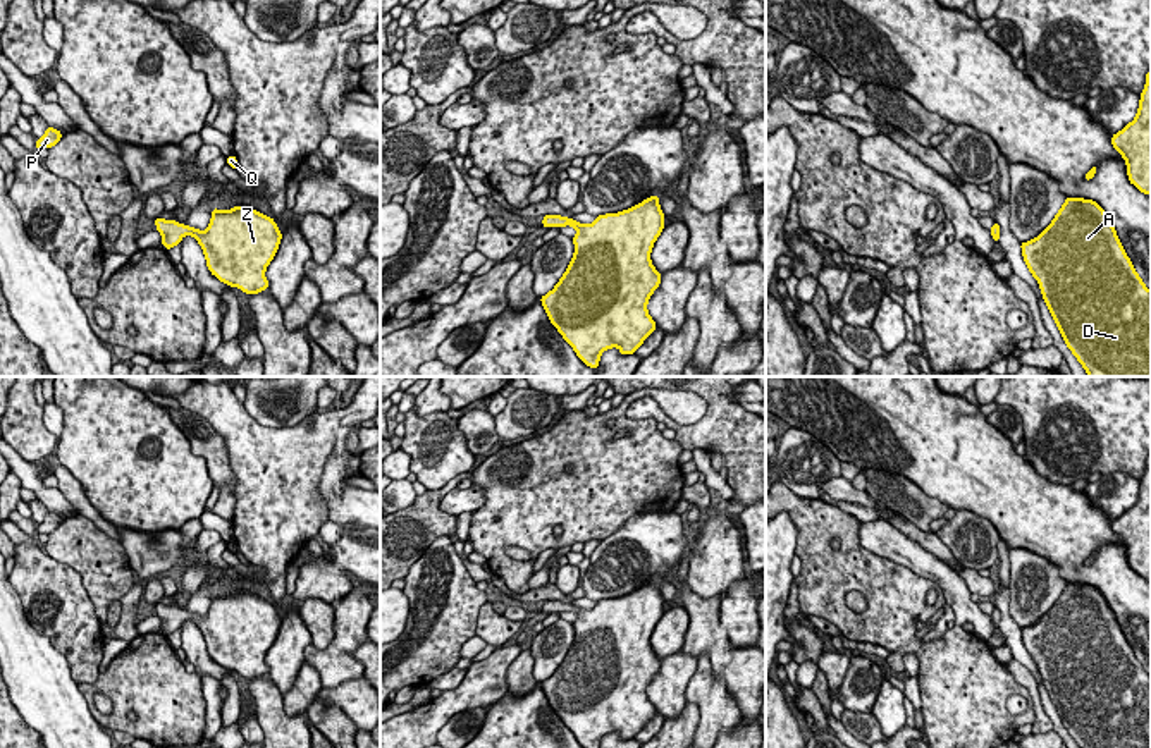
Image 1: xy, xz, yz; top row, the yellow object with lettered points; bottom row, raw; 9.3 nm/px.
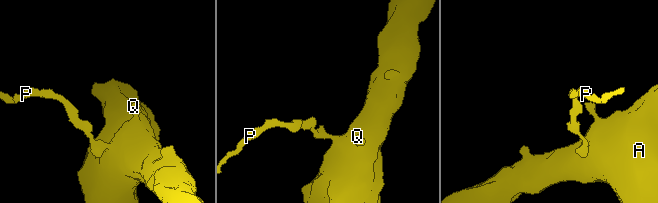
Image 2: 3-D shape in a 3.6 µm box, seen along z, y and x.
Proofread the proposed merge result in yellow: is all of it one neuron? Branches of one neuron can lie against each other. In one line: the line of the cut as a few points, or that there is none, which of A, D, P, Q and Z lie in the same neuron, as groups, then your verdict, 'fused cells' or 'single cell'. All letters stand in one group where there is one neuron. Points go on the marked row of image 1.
no cut; A D P Q Z; single cell

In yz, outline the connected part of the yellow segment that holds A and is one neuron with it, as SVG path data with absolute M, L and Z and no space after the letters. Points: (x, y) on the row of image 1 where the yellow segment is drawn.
M1067 198L1053 222L1020 248L1065 344L1089 377L1151 377L1151 291L1096 201Z

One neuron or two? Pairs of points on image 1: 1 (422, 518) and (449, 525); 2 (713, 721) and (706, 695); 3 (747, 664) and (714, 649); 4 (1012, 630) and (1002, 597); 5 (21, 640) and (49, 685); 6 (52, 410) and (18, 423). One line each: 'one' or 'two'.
1: one
2: one
3: two
4: one
5: one
6: two

